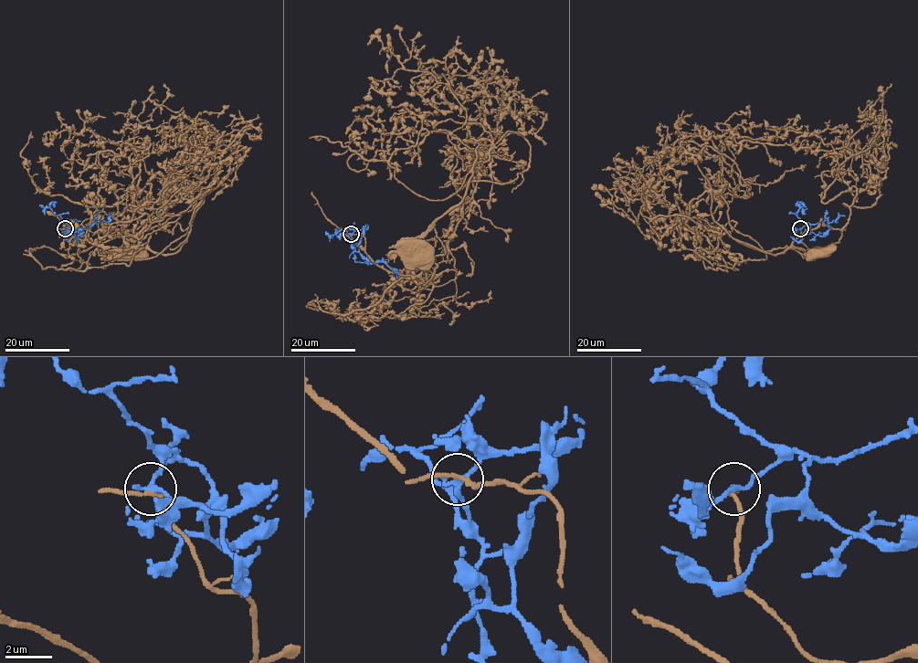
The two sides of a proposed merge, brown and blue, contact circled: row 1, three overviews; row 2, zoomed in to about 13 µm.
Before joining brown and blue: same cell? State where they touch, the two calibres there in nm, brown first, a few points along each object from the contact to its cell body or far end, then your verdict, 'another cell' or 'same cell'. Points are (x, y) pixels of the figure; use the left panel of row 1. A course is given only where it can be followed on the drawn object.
at (65, 228); 160 nm thick on the brown side, 190 nm on the other; brown runs (65, 229), (79, 244), (79, 252), (155, 218), (160, 226), (147, 244), (132, 251); blue runs (65, 228), (68, 223), (72, 234), (77, 236), (84, 229), (102, 221), (108, 222), (111, 215); same cell

